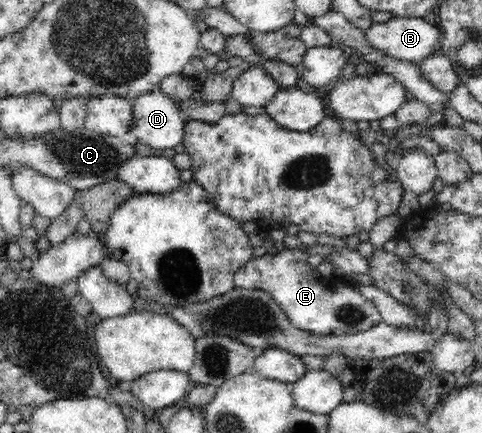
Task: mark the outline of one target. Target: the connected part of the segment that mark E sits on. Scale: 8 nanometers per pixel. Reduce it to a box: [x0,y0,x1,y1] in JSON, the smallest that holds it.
[233,247,382,336]

